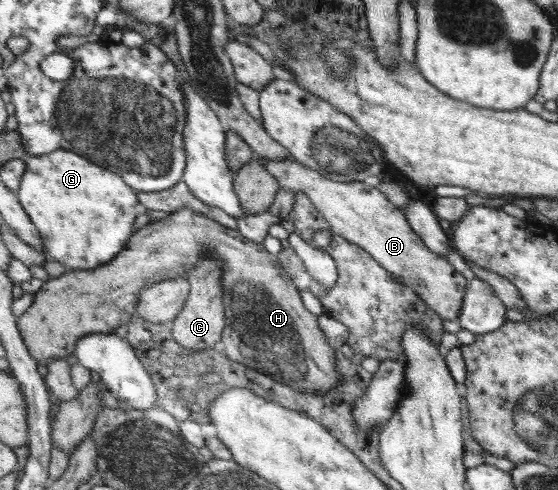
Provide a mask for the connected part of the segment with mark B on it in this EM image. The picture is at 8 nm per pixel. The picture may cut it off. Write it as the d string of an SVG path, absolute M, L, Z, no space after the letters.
M258 159L268 169L269 173L277 178L281 188L293 190L295 193L303 192L311 200L318 212L329 223L332 235L342 235L342 238L349 239L350 242L357 243L358 246L369 251L386 270L394 275L397 282L412 287L425 301L429 309L436 311L442 320L455 321L461 316L469 282L448 263L444 255L437 254L436 251L425 245L424 240L410 226L404 212L394 206L386 198L386 195L382 194L382 191L379 191L376 187L369 187L364 181L334 182L333 179L322 175L321 171L312 170L294 159L281 161Z

